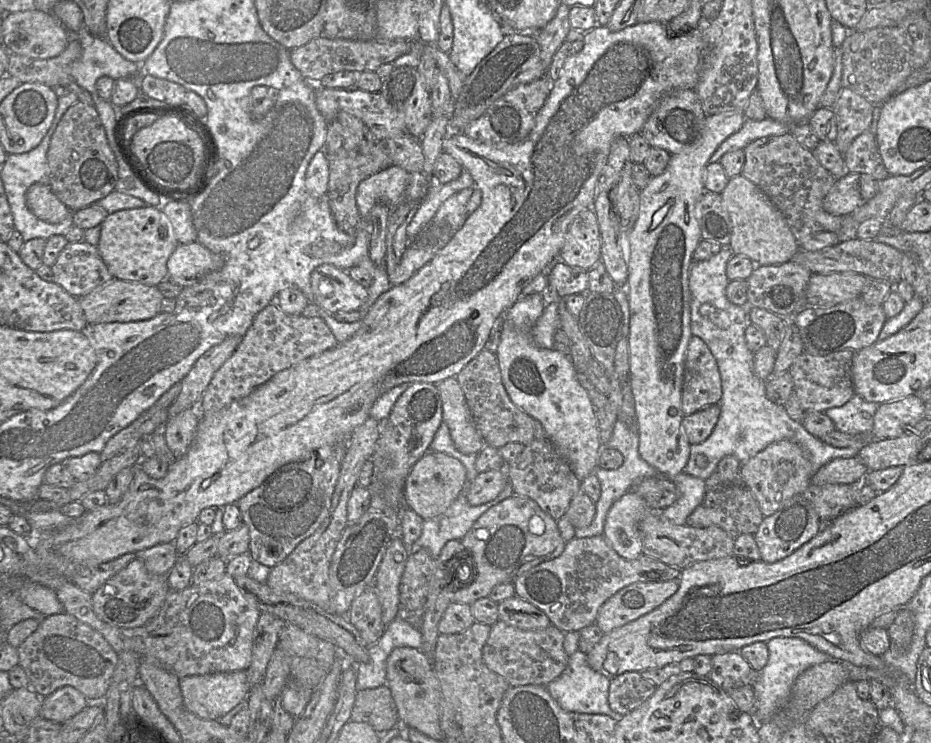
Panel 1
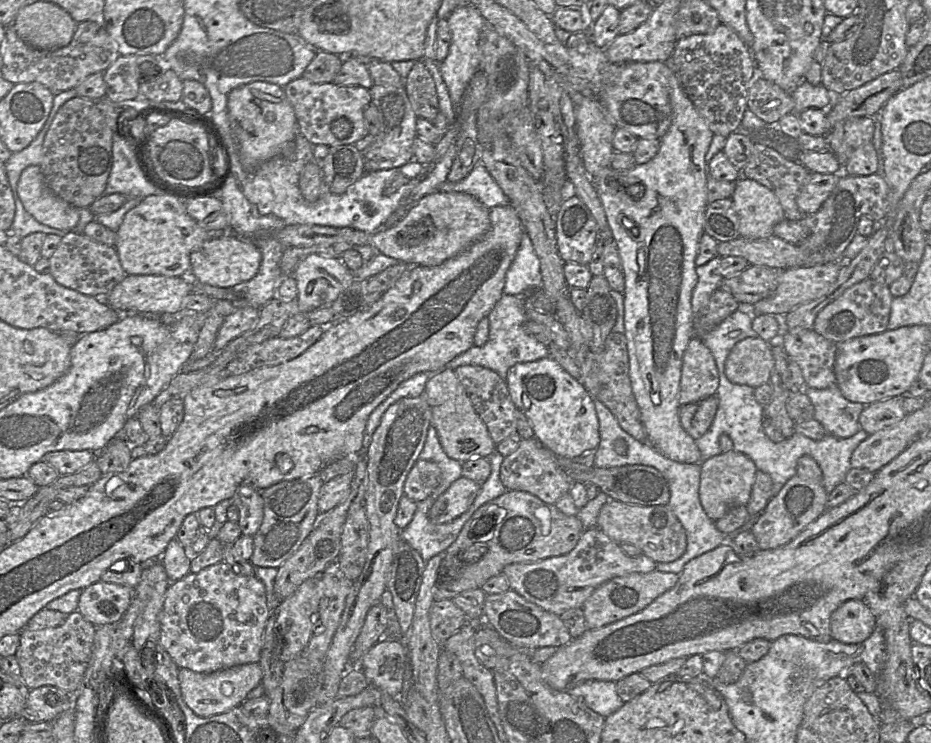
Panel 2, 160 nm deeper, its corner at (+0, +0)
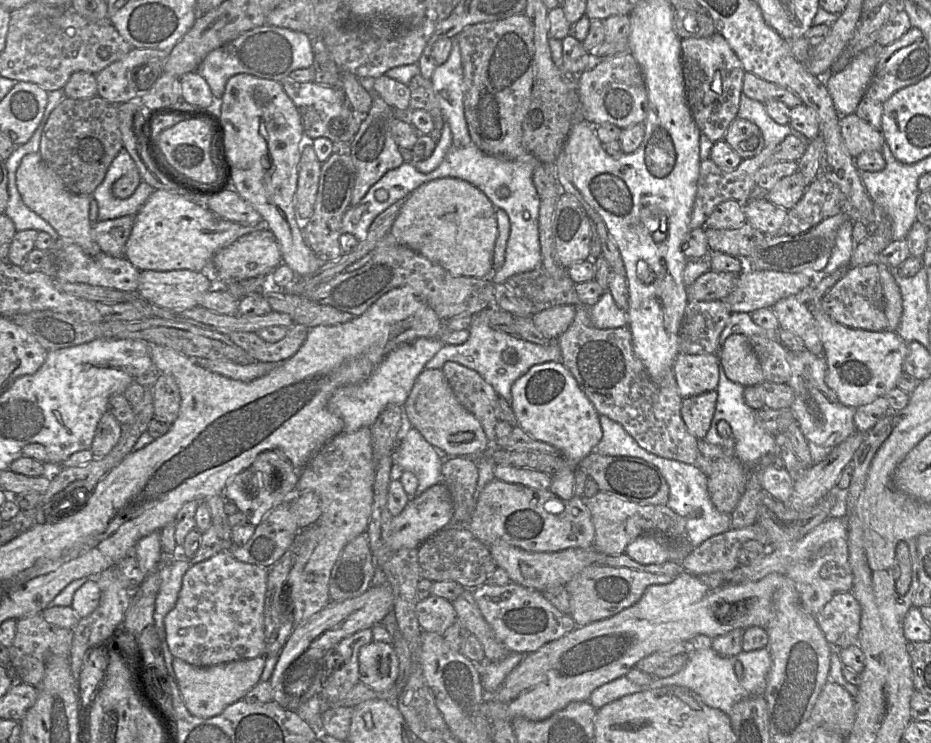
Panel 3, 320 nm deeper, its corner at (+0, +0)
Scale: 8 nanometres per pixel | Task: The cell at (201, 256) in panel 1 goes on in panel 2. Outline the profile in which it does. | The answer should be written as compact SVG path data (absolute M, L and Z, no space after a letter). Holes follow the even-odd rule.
M228 235L204 242L190 255L191 273L201 284L229 288L252 279L262 260L259 247L251 238Z

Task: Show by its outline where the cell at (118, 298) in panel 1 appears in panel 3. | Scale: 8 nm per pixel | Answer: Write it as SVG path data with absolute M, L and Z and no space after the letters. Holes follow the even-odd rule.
M140 271L136 294L157 307L173 310L187 310L199 306L201 297L210 290L211 281L200 271Z

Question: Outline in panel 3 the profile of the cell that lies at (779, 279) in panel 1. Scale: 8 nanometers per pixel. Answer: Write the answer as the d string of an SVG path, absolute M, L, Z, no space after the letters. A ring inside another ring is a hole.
M710 269L687 287L689 301L724 300L735 289L738 275Z

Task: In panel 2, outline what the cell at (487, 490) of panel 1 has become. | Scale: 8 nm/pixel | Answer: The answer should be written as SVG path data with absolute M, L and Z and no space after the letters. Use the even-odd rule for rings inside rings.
M460 477L436 499L428 512L429 520L434 524L451 522L469 509L480 489L481 484Z

